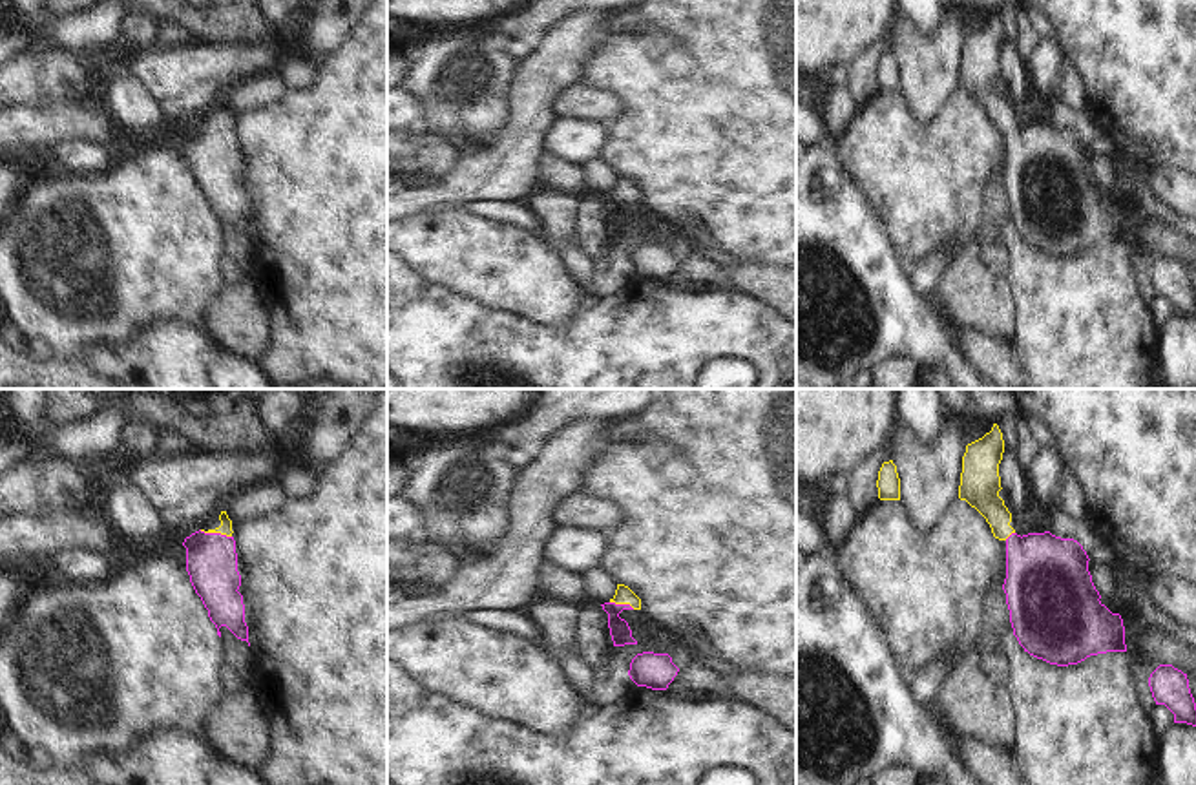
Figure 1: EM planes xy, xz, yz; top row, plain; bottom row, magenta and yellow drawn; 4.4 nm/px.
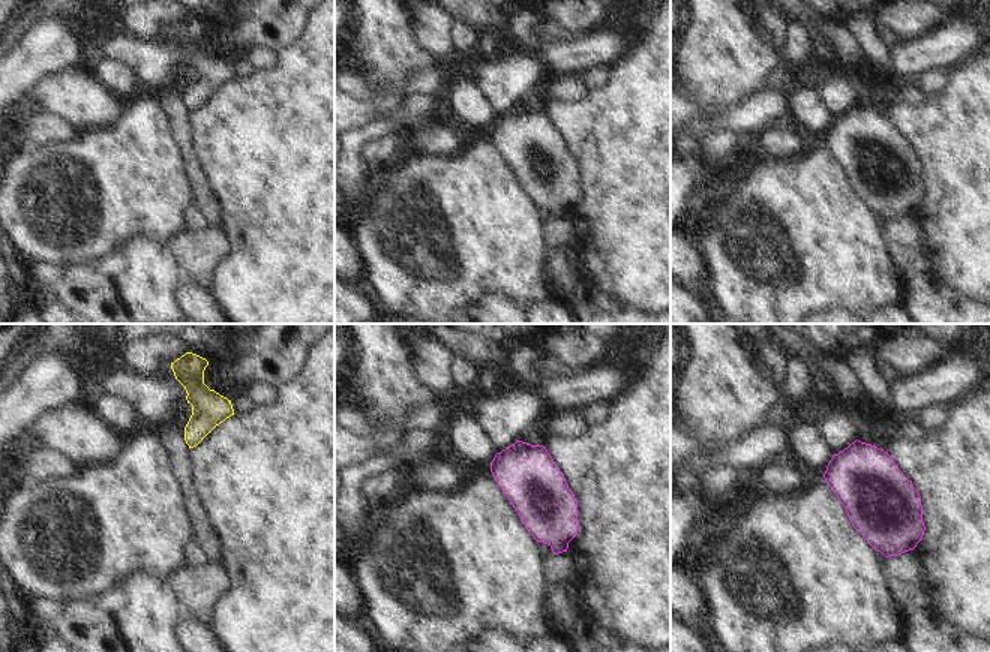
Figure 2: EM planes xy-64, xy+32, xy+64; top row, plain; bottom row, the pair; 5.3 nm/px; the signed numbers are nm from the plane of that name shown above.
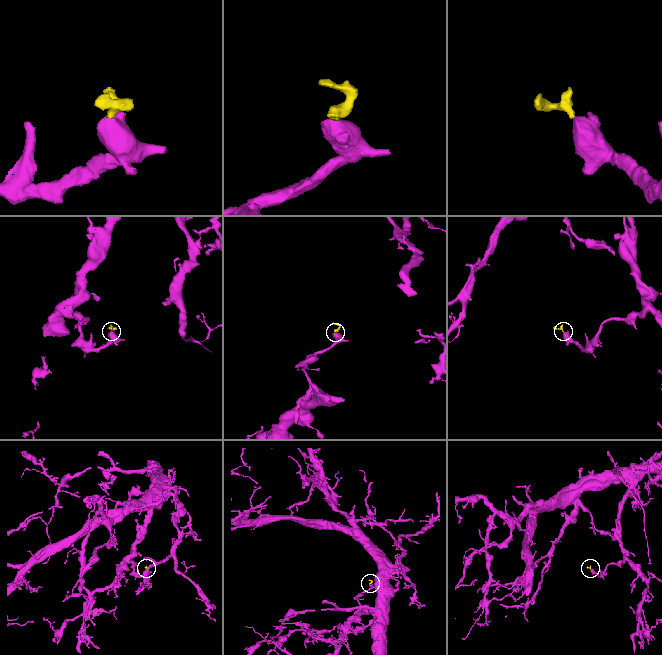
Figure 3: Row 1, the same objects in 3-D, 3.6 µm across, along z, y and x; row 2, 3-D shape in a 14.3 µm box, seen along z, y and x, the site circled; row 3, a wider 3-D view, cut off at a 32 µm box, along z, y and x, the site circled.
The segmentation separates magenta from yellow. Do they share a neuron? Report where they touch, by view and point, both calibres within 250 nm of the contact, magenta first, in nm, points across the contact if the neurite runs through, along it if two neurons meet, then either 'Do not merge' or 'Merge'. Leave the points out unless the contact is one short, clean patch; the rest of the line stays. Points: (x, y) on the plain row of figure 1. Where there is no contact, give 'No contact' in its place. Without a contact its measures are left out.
Touches magenta at xy (216, 125). Thickness 220 nm (magenta) against 60 nm. Path across: xy (210, 148), (216, 139), (216, 125), (225, 119). Merge.

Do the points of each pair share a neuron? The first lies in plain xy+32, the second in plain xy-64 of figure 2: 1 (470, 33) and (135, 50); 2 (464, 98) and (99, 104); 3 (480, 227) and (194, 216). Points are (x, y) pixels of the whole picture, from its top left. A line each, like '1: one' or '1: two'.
1: two
2: two
3: two

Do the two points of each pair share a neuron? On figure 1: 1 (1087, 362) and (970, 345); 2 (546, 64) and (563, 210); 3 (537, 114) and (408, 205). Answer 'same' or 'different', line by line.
1: different
2: different
3: same

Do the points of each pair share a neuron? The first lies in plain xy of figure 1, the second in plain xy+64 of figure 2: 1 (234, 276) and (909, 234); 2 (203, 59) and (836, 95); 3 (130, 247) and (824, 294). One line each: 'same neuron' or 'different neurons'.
1: same neuron
2: same neuron
3: same neuron

